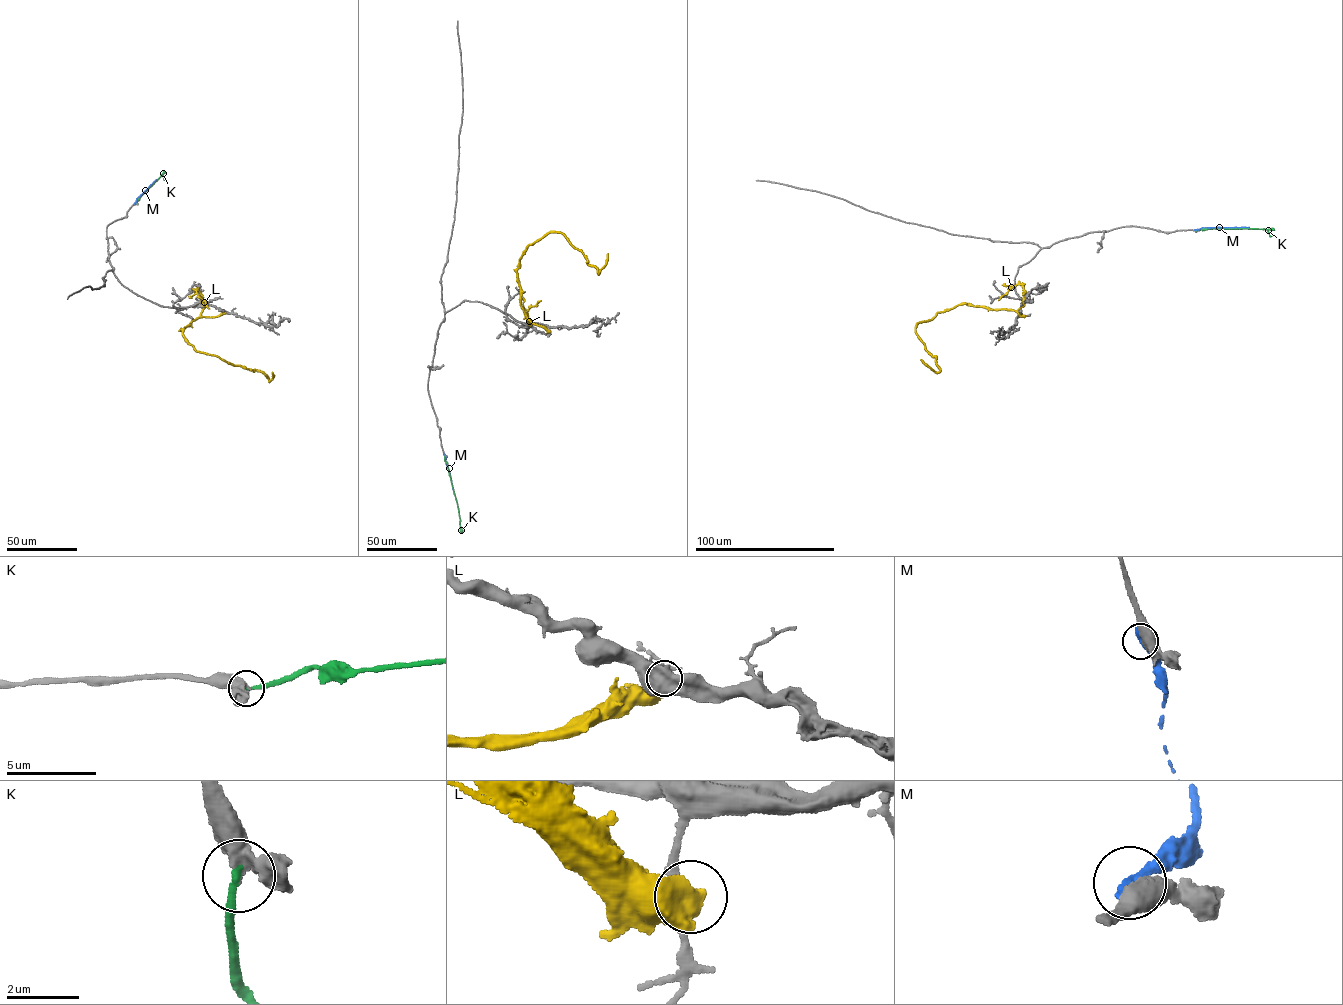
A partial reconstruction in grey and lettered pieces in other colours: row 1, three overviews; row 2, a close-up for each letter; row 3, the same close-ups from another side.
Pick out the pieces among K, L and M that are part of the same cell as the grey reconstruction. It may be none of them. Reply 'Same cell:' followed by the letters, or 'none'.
Same cell: K

